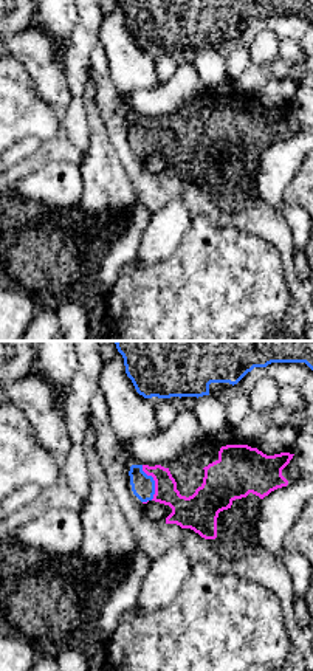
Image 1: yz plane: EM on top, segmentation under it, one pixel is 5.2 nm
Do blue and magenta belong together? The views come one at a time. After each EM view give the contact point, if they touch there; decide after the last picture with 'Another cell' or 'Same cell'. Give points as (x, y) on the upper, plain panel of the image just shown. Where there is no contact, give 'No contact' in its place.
Touches blue at (154, 135)

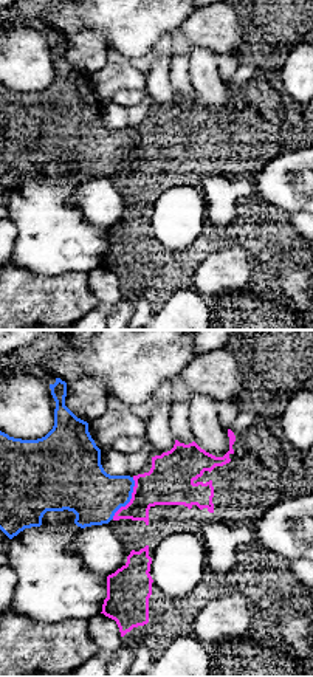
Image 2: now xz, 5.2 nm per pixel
Touches blue at (130, 151)

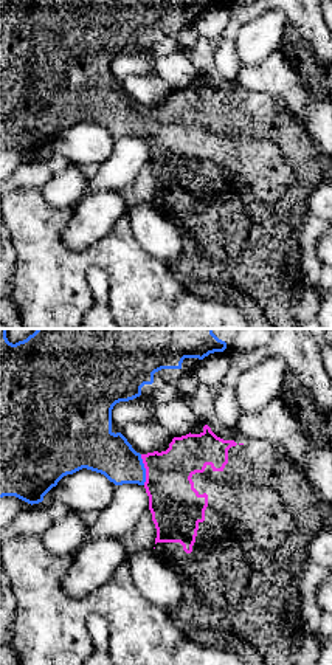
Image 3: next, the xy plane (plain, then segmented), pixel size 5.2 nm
Touches blue at (145, 123)

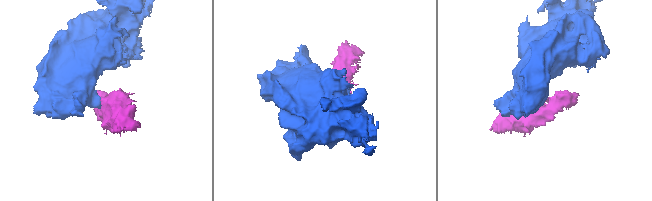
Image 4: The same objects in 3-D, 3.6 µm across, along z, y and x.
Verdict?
Same cell

